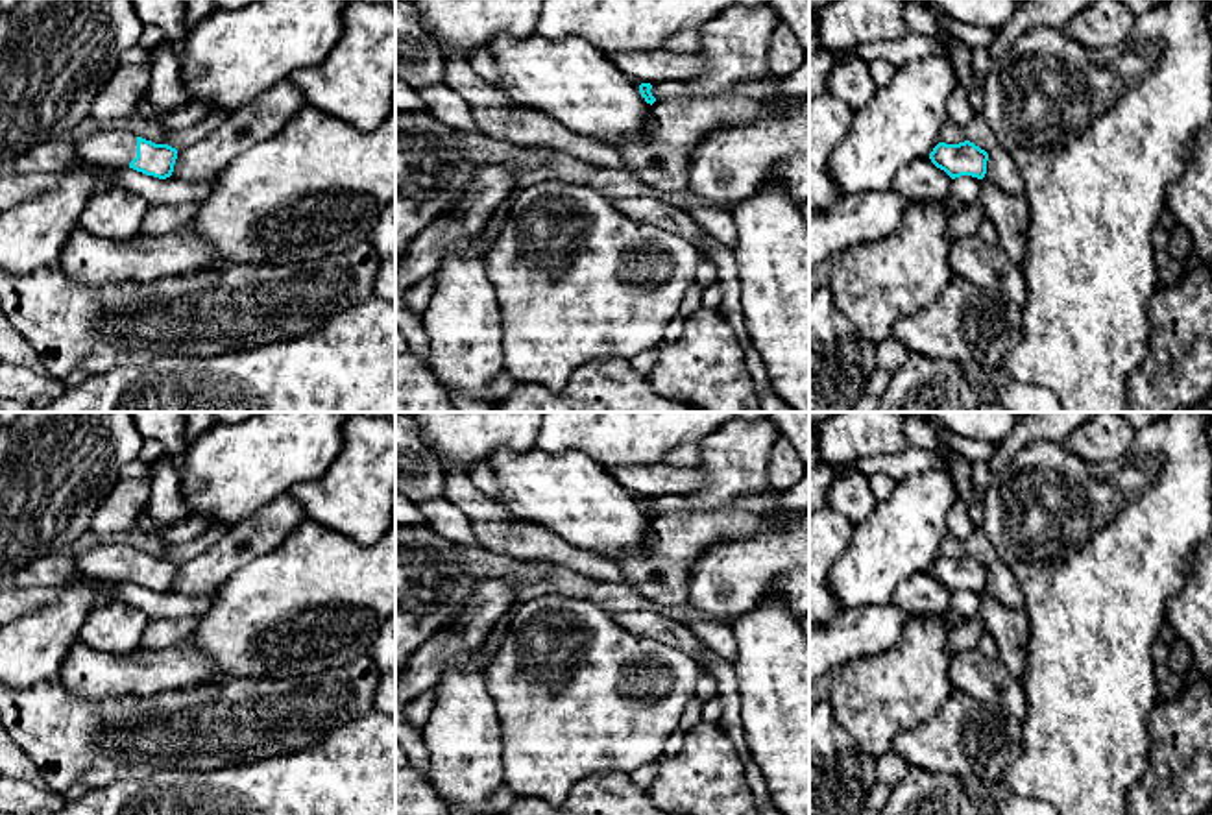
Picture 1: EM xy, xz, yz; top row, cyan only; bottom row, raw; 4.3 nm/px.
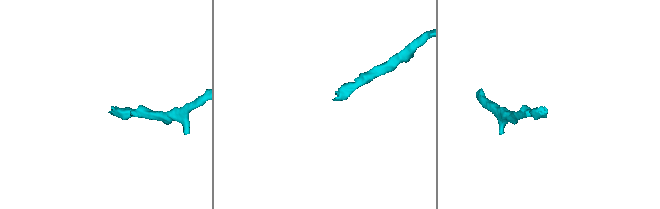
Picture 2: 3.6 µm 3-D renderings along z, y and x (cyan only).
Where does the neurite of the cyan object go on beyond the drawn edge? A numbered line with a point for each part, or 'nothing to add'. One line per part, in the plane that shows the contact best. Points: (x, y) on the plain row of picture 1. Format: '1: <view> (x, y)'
1: xy (111, 562)

